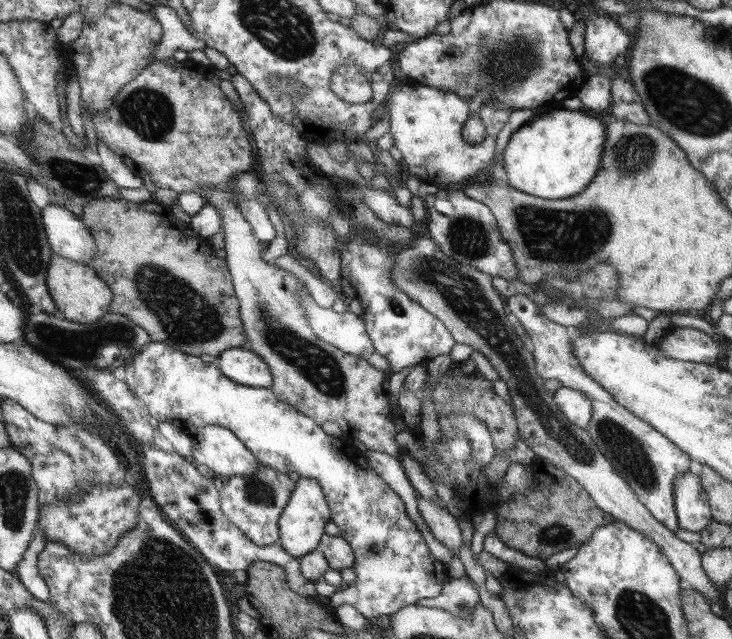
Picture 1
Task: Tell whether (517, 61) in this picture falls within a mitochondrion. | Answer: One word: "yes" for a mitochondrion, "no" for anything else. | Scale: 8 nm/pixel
yes

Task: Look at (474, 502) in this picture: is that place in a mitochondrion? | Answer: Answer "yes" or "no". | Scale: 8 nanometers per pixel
no

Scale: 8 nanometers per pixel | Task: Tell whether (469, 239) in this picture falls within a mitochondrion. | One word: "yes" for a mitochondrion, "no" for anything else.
yes

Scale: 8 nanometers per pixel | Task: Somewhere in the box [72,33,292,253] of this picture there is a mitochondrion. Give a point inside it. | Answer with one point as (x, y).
(148, 112)

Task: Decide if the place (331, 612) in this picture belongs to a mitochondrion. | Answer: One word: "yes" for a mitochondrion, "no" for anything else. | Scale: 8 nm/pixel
no

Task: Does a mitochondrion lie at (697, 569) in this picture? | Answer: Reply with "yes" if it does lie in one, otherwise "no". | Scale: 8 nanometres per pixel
no

